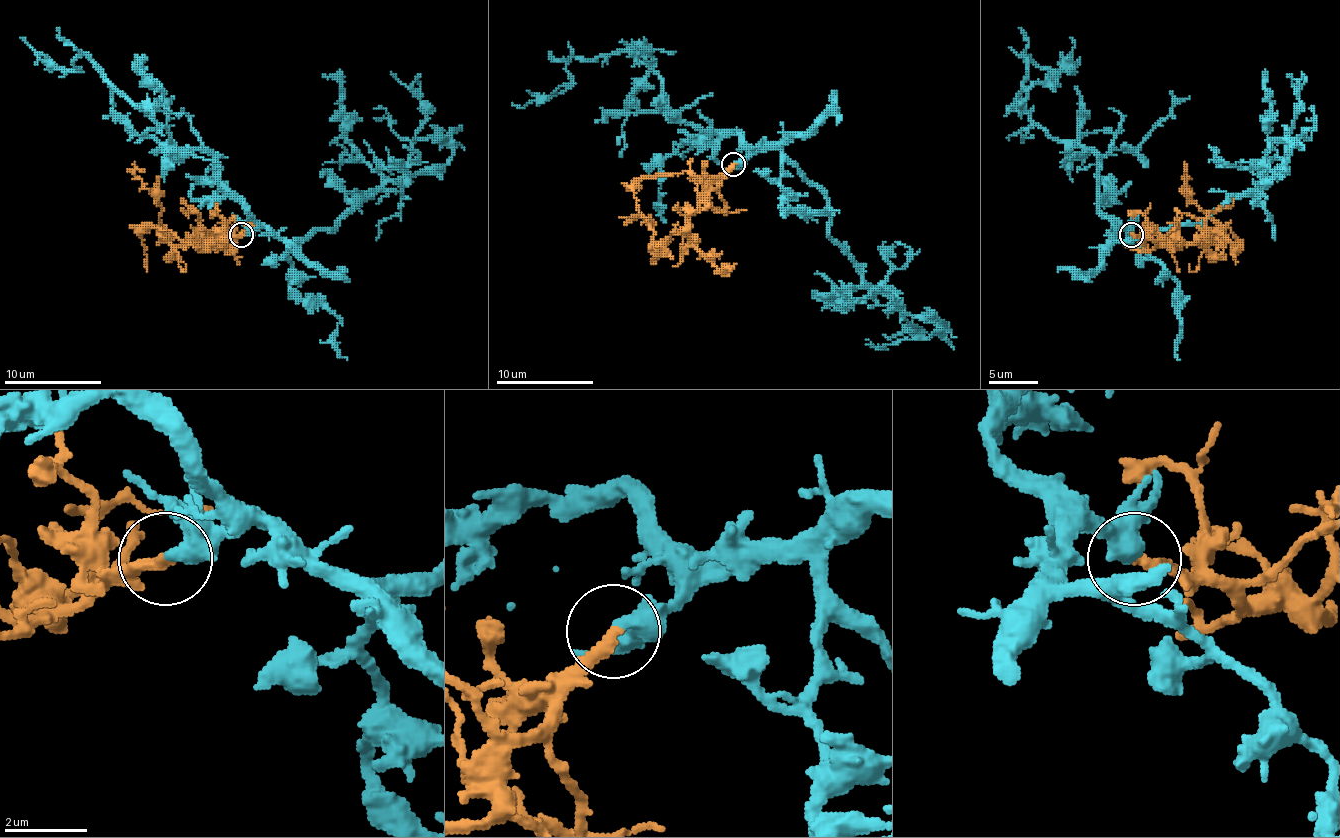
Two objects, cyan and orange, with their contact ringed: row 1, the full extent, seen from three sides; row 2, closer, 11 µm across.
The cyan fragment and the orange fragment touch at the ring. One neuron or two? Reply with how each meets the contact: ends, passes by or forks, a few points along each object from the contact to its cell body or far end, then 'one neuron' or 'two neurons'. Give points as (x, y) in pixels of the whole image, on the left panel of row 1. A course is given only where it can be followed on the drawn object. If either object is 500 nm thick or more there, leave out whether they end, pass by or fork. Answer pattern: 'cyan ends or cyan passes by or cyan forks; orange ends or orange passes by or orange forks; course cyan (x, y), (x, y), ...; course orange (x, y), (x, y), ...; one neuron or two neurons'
cyan ends; orange ends; course cyan (242, 235), (332, 230), (388, 181), (452, 154), (442, 137), (405, 140), (374, 108); course orange (242, 235), (210, 247), (169, 242), (159, 225), (161, 206), (135, 174), (137, 169), (144, 172); one neuron

